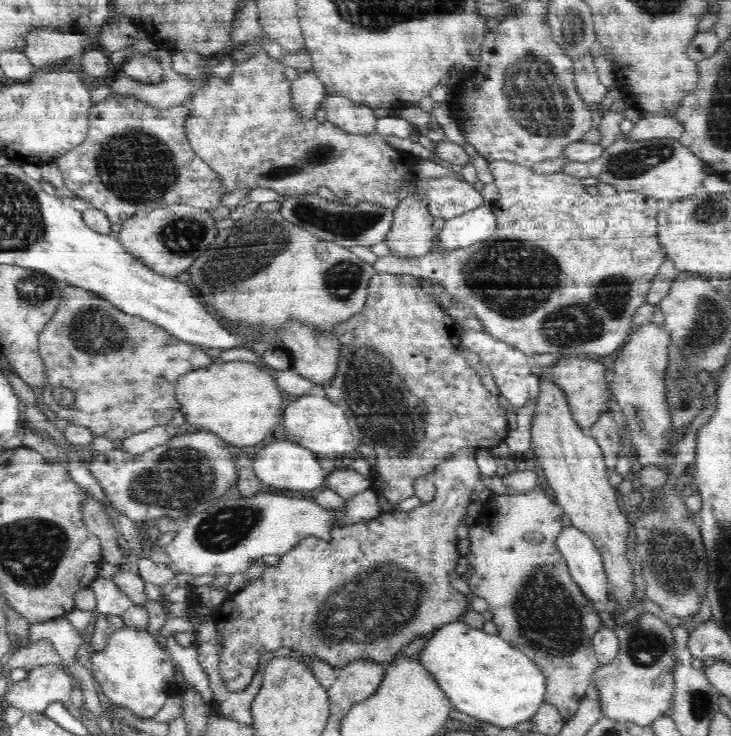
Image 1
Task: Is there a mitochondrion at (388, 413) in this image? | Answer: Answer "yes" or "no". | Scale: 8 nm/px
yes

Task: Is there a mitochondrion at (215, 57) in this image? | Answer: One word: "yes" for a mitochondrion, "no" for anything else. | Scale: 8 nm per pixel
no

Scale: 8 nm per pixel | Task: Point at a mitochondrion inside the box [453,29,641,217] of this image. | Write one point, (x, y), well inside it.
(533, 93)

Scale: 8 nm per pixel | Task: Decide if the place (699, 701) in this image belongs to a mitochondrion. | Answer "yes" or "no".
yes

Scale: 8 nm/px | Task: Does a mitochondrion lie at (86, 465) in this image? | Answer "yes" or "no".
no

